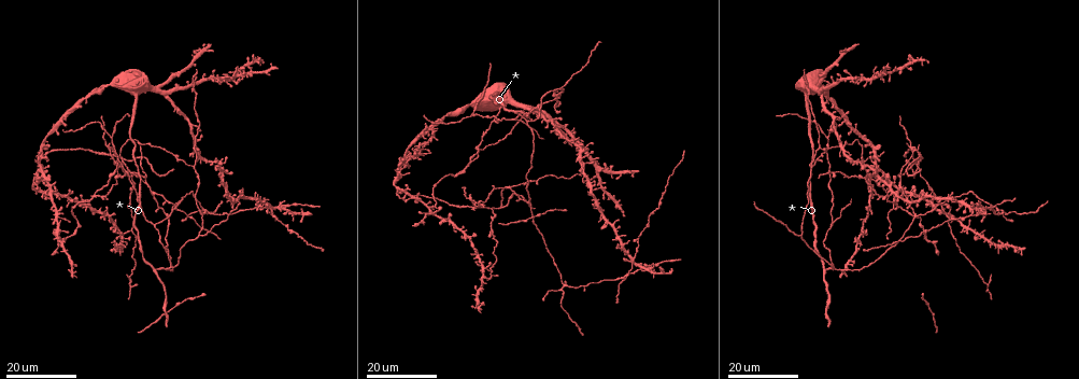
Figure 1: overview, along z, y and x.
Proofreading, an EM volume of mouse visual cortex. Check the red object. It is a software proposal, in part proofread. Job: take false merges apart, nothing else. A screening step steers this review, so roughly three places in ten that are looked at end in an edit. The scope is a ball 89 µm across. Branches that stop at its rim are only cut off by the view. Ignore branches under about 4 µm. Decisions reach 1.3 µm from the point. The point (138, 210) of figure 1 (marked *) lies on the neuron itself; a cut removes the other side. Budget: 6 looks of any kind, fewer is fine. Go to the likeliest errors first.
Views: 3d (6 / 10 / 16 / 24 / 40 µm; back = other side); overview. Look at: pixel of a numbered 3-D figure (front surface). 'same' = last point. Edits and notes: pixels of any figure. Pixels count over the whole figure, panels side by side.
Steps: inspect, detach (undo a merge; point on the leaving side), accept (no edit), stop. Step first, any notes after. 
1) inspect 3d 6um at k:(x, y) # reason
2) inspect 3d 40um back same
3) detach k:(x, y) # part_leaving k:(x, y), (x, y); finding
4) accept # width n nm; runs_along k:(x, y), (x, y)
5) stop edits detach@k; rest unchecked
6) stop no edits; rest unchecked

inspect 3d 24um at 1:(204, 211) # four arms meet

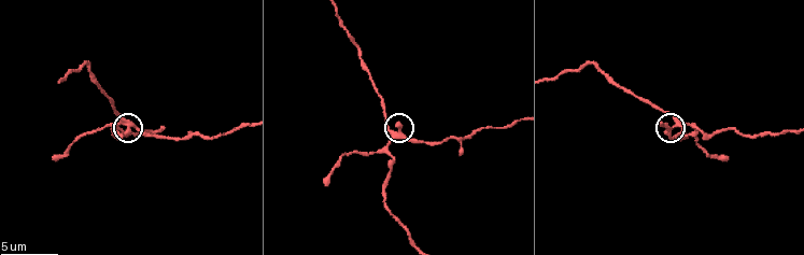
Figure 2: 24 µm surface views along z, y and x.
inspect 3d 6um at 2:(124, 123) # zoom in

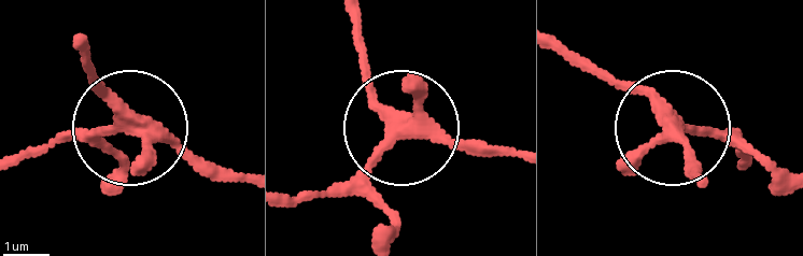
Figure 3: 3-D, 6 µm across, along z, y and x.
accept # side_arm 19 um; runs_along 3:(557, 43), (673, 127), (742, 139), (788, 170); all the same neuron

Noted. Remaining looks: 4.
inspect 3d 24um at 1:(558, 89) # three arms meet

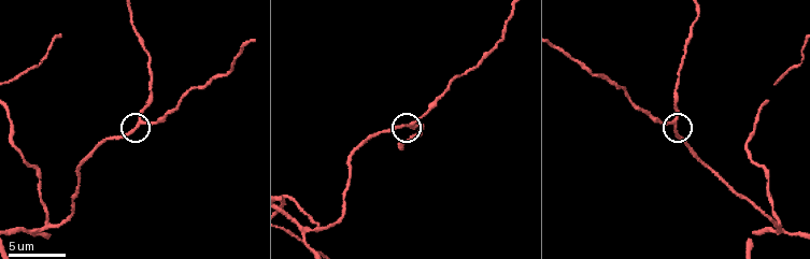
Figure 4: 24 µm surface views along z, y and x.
inspect 3d 10um at 4:(139, 121) # closer look

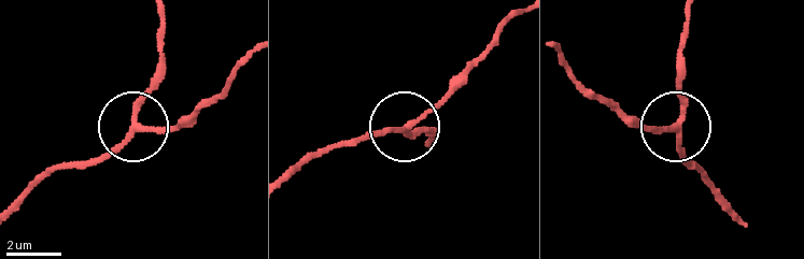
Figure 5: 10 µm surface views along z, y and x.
accept # width 210 nm; runs_along 5:(292, 175), (326, 152), (417, 124), (463, 80); one neuron here

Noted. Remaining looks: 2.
inspect 3d 24um at 1:(95, 198) # branch point

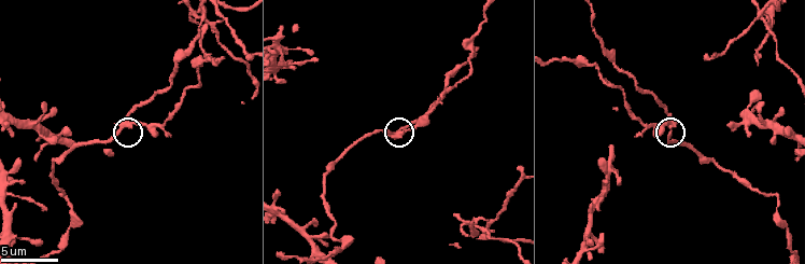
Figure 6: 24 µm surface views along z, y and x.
inspect 3d 6um at 6:(405, 132) # zoom in

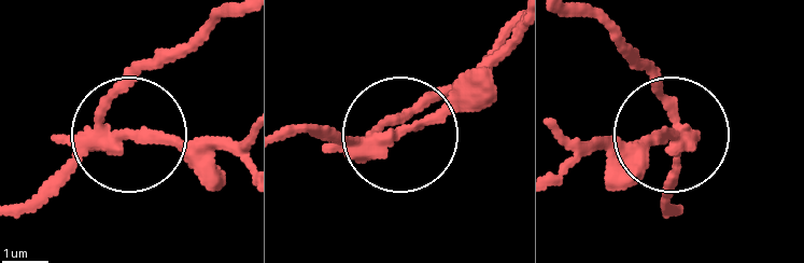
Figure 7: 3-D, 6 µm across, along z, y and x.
detach 7:(155, 137) # side_arm 30 um; part_leaving 7:(98, 140), (241, 140); two neurons meet here

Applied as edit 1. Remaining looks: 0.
stop edits detach@7; rest unchecked

